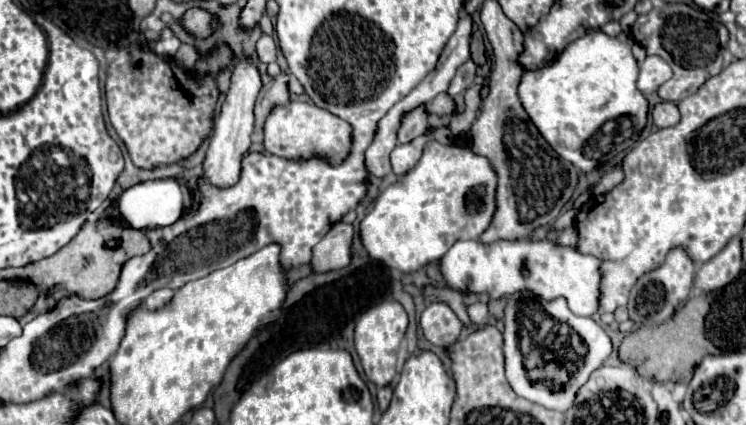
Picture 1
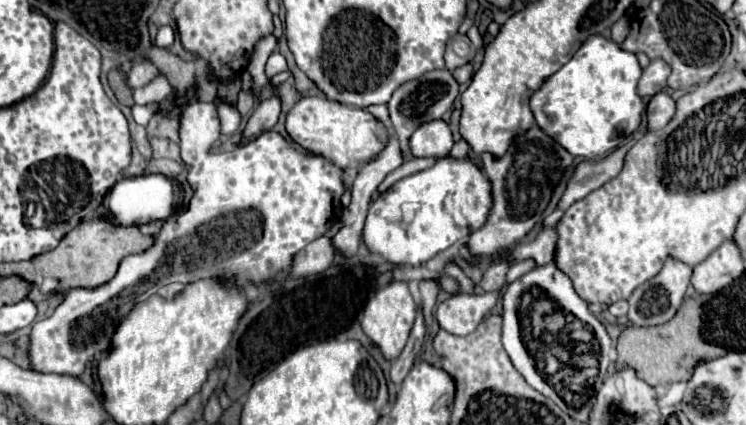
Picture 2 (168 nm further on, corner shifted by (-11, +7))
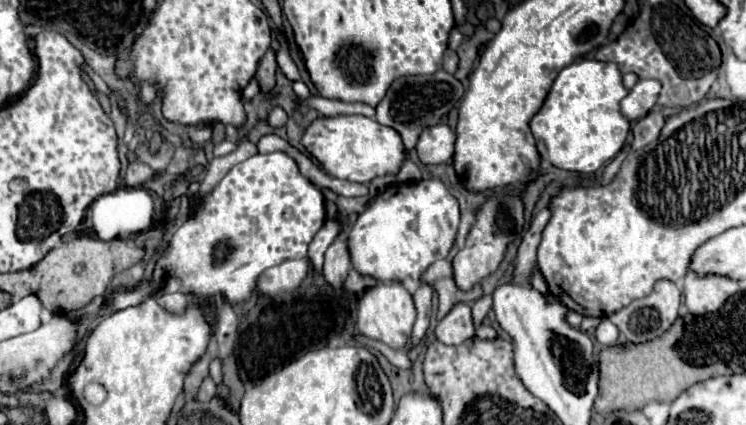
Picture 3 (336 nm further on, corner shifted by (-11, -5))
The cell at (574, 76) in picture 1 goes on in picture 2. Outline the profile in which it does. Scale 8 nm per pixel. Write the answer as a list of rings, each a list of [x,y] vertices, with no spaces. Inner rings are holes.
[[[589,36],[575,56],[547,78],[531,96],[531,112],[543,132],[559,142],[573,156],[599,160],[633,134],[643,116],[643,100],[637,94],[641,66],[637,56],[625,52],[613,40]]]

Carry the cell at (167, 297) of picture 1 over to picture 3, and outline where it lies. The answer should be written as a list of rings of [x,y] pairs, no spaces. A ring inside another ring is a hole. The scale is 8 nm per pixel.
[[[167,294],[157,300],[157,304],[161,304],[165,310],[169,310],[173,314],[181,314],[187,308],[187,302],[189,302],[189,298],[183,294]]]

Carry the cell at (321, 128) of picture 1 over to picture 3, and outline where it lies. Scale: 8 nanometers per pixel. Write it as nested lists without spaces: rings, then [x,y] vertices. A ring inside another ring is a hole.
[[[319,116],[305,128],[301,144],[313,158],[319,160],[329,176],[349,182],[367,184],[377,176],[395,174],[403,162],[403,142],[399,140],[399,134],[367,116]]]

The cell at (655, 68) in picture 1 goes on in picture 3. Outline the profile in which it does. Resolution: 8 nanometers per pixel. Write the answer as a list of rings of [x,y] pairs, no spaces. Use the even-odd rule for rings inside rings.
[[[639,80],[621,102],[621,112],[631,120],[643,118],[655,104],[661,92],[659,80]]]

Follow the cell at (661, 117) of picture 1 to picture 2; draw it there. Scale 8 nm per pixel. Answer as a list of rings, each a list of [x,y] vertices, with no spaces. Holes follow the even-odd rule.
[[[665,92],[655,94],[647,104],[647,130],[653,132],[663,128],[673,118],[673,114],[675,114],[675,100]]]

